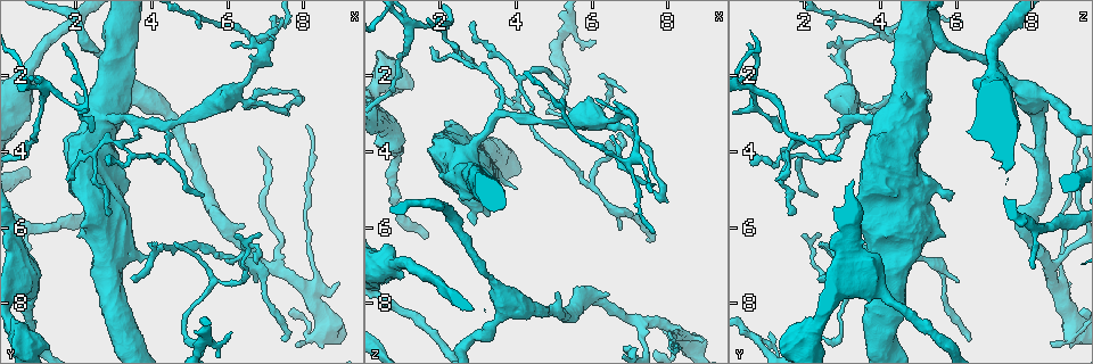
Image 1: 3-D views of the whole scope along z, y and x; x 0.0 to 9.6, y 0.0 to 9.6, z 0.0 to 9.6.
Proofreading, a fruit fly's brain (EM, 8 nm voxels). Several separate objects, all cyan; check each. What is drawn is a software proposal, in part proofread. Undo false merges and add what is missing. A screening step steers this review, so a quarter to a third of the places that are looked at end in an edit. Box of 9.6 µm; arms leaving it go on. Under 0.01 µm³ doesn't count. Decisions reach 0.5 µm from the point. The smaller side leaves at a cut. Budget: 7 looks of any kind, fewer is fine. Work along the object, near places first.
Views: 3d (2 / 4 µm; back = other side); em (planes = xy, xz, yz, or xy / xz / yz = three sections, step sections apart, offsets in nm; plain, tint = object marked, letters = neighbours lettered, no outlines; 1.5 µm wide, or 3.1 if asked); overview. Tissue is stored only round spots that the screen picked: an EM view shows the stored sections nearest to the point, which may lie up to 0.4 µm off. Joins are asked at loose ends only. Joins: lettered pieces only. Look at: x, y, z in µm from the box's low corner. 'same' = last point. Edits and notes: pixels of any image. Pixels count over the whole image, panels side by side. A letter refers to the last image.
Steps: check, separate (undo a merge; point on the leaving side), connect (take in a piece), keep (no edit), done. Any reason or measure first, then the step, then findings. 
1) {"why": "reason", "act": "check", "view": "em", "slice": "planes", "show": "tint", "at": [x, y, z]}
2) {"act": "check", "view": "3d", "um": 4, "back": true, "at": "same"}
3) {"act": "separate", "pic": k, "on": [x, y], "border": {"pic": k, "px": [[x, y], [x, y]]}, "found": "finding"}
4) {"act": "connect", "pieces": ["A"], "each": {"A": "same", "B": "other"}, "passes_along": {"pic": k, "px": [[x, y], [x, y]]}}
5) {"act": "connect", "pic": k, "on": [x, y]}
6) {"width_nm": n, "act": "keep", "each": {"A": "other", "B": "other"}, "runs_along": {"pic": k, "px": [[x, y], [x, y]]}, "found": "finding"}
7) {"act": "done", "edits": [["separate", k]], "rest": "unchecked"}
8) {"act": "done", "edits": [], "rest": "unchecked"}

{"why": "tapers out", "act": "check", "view": "em", "slice": "xy", "step": 8, "show": "tint", "at": [4.00, 6.45, 2.35]}

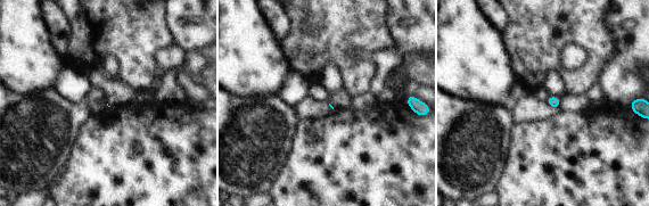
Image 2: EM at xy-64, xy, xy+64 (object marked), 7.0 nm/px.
{"why": "another direction", "act": "check", "view": "em", "slice": "planes", "show": "letters", "at": "same"}

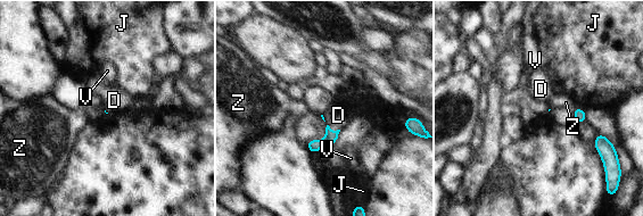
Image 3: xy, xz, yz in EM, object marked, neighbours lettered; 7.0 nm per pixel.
{"longest_contact_nm": ["D", 100], "act": "connect", "pieces": ["D"], "each": {"D": "same", "J": "other", "V": "other", "Z": "other"}, "found": "the neuron continues"}

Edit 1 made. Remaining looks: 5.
{"why": "branch stops here", "act": "check", "view": "em", "slice": "xz", "step": 4, "show": "letters", "at": [6.70, 6.95, 3.55]}

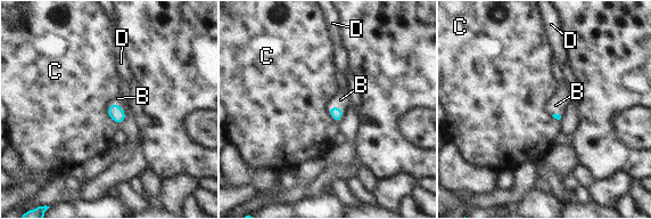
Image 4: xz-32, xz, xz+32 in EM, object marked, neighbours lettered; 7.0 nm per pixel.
{"act": "connect", "pieces": ["B"], "each": {"B": "same", "C": "other", "D": "other"}, "found": "it goes on there"}

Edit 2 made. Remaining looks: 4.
{"why": "redraw", "act": "check", "view": "overview"}

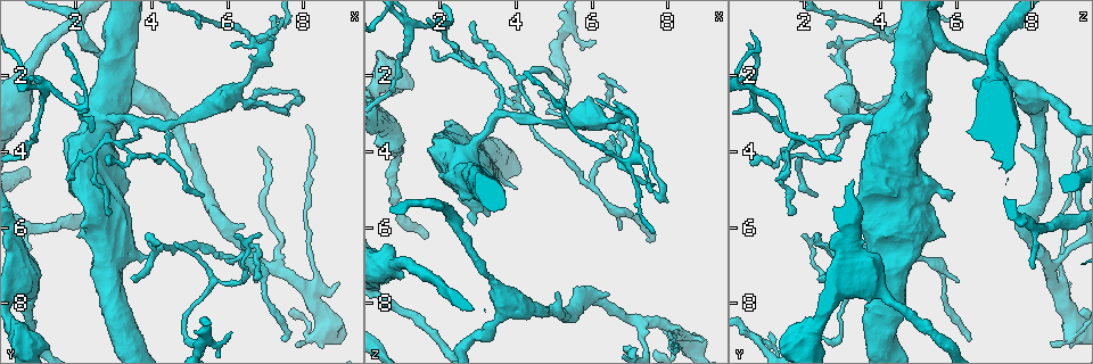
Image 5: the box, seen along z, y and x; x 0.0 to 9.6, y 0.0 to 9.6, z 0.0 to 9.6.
{"why": "thick turns thin", "act": "check", "view": "em", "slice": "yz", "step": 8, "show": "plain", "at": [5.30, 2.95, 3.20]}

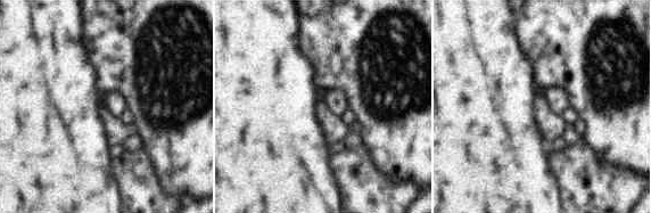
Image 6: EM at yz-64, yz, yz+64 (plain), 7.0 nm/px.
{"act": "check", "view": "em", "slice": "yz", "step": 8, "show": "tint", "at": "same"}

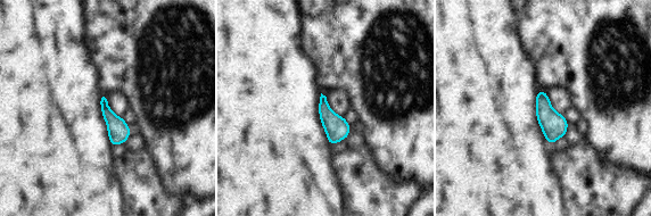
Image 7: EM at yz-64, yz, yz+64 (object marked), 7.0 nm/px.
{"act": "check", "view": "em", "slice": "yz", "step": 8, "show": "letters", "at": "same"}

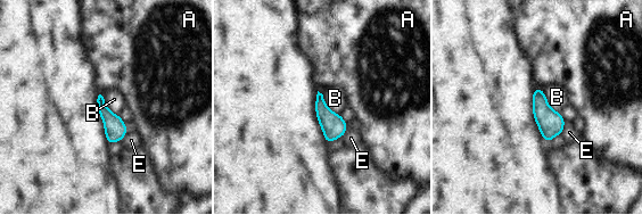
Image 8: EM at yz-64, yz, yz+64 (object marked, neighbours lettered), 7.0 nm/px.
{"width_nm": 160, "act": "keep", "each": {"A": "other", "B": "other", "E": "other"}, "border": {"pic": 8, "px": [[318, 91], [326, 105], [340, 114]]}, "found": "continuous, no second neuron"}

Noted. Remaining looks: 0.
{"act": "done", "edits": [["connect", 3], ["connect", 4]], "rest": "unchecked"}

